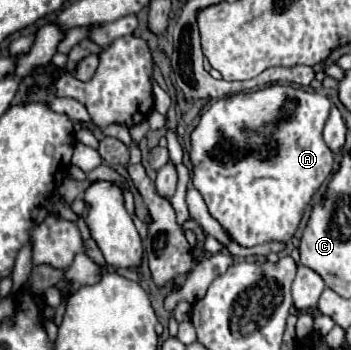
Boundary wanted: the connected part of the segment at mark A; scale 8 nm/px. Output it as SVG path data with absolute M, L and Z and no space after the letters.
M272 84L258 92L240 92L220 98L202 114L198 126L190 134L192 184L202 194L210 216L220 222L232 242L252 248L272 240L292 240L306 206L332 172L334 154L322 140L322 128L330 108L330 100L310 88Z

